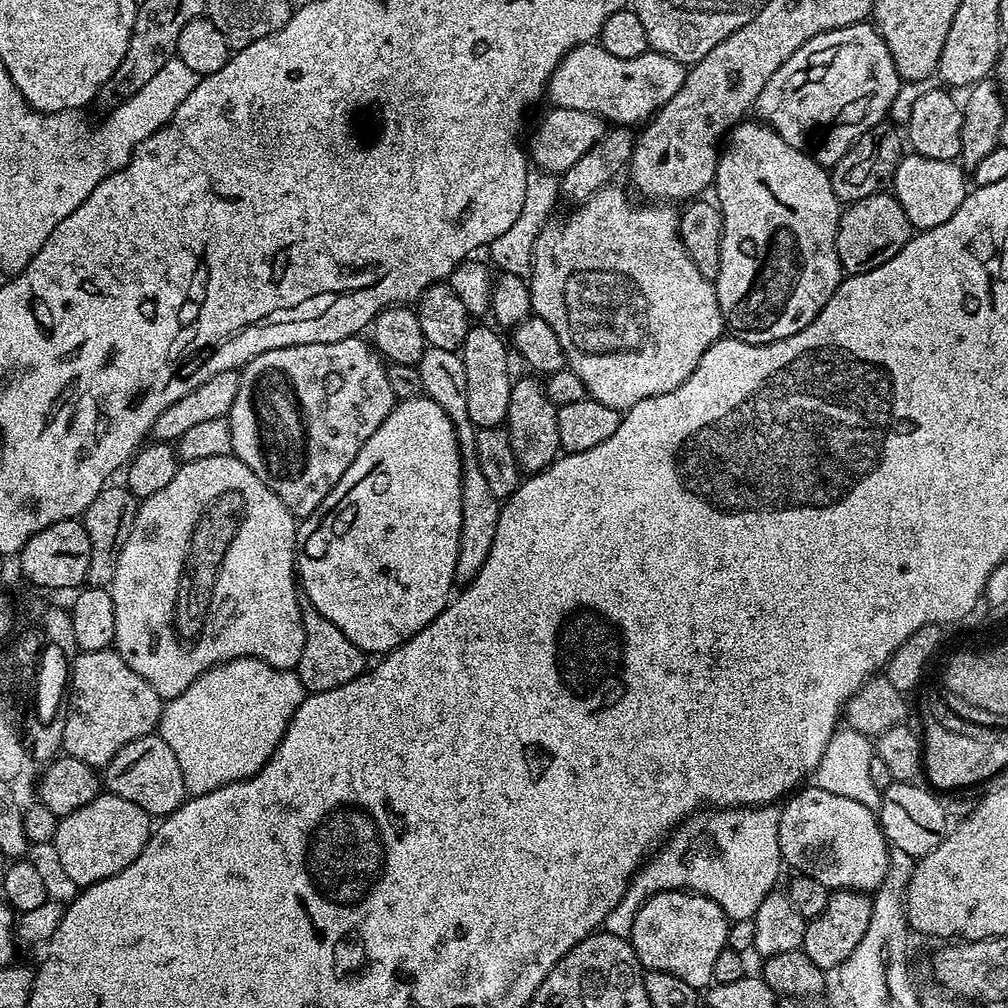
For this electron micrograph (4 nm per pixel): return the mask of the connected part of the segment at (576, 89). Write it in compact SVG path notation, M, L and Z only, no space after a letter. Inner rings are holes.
M598 42L579 44L558 62L546 96L557 108L594 112L612 126L640 126L678 94L685 71L685 65L661 52L649 50L638 58L614 58Z

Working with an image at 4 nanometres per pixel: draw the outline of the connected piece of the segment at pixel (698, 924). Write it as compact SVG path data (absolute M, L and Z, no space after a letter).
M659 892L636 911L630 943L645 969L674 974L674 978L682 978L689 986L704 990L713 983L718 954L728 947L729 923L718 902L697 892Z

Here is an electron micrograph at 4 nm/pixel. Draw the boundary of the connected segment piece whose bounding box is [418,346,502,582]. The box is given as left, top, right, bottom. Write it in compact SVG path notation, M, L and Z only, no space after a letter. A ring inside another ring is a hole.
M425 347L418 365L421 374L423 395L428 396L450 418L456 431L456 441L460 447L460 481L462 482L462 534L458 546L458 562L456 563L456 579L460 582L473 580L482 570L482 562L490 554L490 546L494 546L494 534L498 530L498 518L502 507L501 497L490 490L486 477L482 474L482 466L478 466L478 450L476 449L475 422L466 410L466 366L462 366L459 351L440 350Z

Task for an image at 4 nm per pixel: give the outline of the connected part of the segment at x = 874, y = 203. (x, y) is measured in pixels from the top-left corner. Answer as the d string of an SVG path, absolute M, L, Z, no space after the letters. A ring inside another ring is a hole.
M891 191L870 194L870 198L862 198L841 211L836 235L840 267L848 274L874 270L882 266L882 262L890 262L913 235L913 226Z

